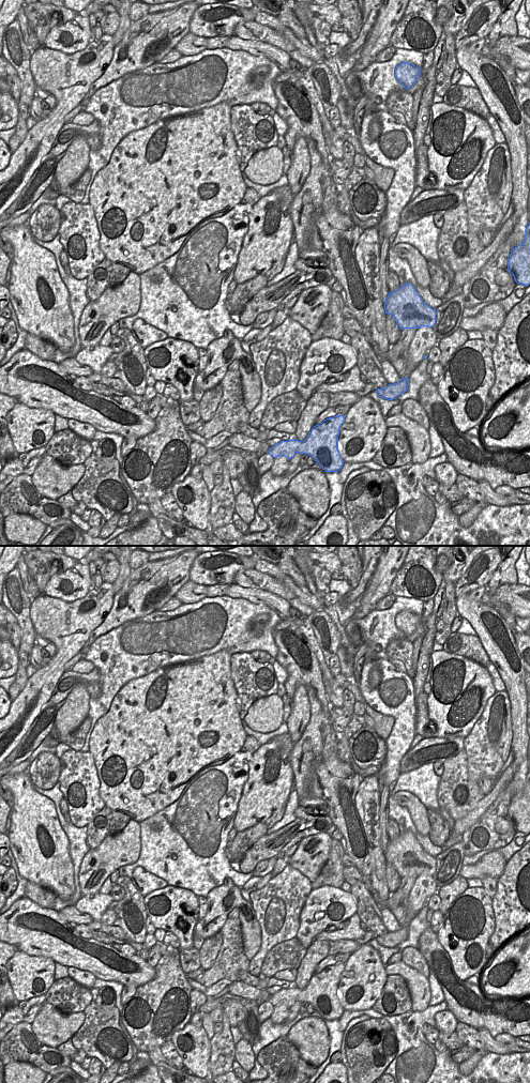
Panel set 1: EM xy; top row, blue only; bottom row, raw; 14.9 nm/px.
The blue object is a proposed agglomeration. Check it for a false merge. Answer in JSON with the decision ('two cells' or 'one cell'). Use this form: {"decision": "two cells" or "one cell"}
{"decision": "one cell"}

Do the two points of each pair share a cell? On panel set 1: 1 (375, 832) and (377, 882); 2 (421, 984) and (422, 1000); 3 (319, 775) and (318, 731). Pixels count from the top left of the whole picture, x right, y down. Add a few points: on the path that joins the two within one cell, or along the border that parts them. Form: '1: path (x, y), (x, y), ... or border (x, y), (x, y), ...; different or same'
1: path (375, 844), (375, 850), (379, 857), (379, 869); same
2: path (421, 988), (421, 995); same
3: border (336, 749), (317, 758), (312, 763), (304, 778); different

